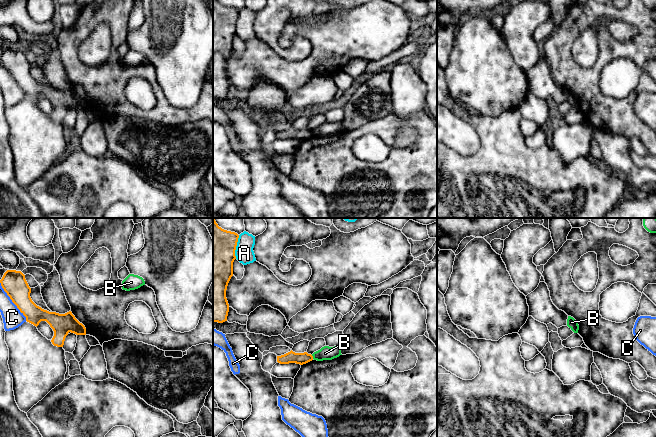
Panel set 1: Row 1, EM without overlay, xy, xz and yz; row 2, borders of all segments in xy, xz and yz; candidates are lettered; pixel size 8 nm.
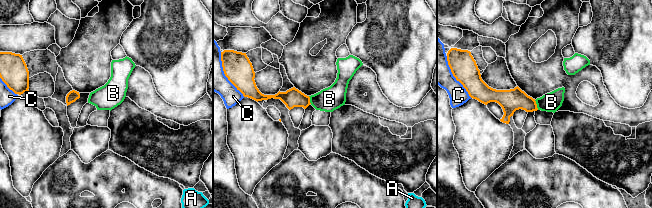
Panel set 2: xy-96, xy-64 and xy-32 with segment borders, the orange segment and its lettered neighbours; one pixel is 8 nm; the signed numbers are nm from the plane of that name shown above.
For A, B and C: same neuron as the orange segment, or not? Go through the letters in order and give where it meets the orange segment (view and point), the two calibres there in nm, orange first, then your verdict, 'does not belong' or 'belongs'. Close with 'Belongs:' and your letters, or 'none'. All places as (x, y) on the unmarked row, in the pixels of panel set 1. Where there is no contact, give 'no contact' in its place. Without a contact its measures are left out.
A: contact xz (235, 23); calibres 360 and 150 nm; does not belong
B: contact xz (312, 133); calibres 100 and 110 nm; does not belong
C: contact xy (12, 77); calibres 200 and 160 nm; does not belong
Belongs: none

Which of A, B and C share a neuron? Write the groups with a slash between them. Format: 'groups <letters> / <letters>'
groups A / B / C

